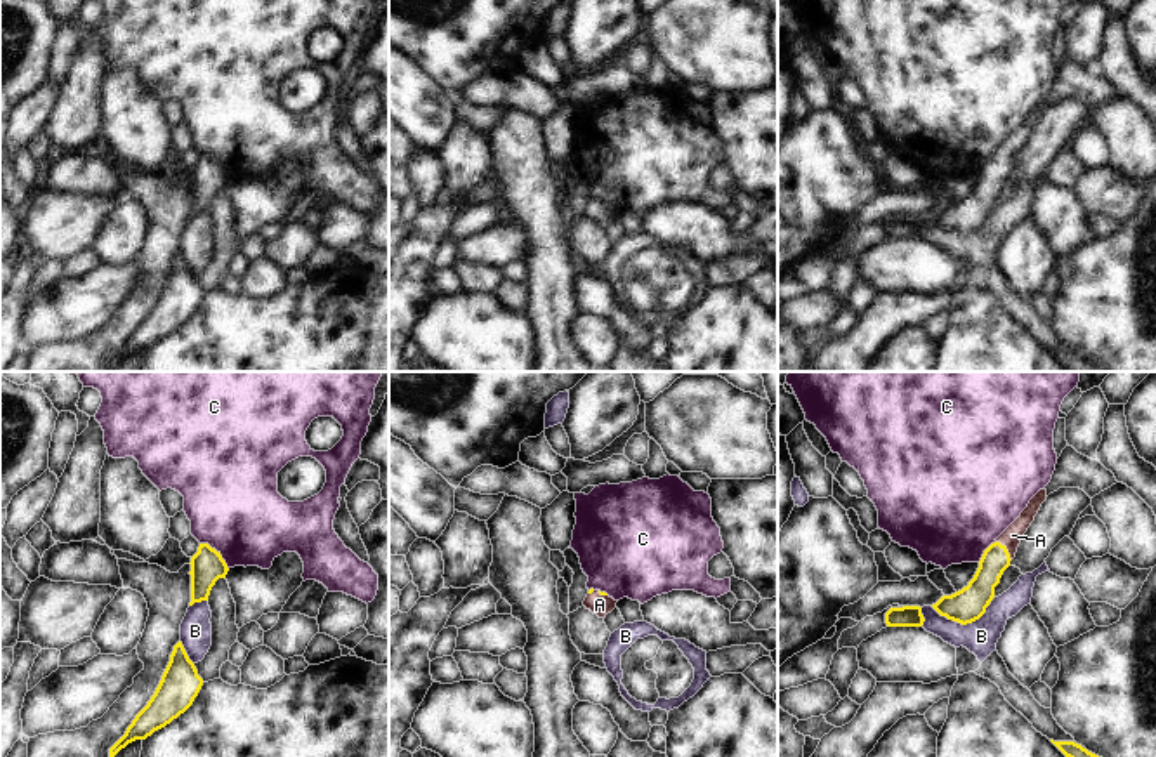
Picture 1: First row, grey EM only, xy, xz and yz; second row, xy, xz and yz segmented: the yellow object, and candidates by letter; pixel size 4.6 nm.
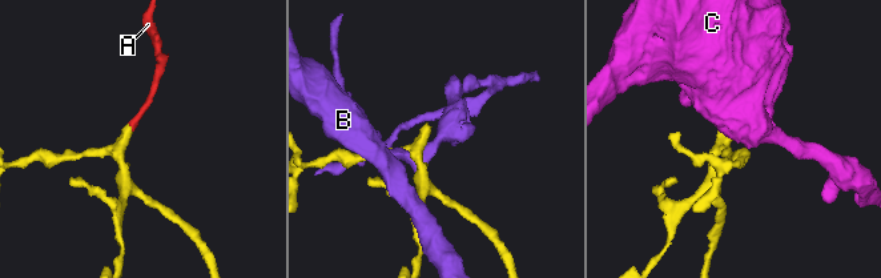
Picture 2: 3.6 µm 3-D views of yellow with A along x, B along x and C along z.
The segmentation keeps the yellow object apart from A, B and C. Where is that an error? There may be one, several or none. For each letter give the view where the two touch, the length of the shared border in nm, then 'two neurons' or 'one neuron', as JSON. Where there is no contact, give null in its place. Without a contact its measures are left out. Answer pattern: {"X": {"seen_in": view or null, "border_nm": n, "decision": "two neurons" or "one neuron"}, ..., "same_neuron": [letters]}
{"A": {"seen_in": "yz", "border_nm": 120, "decision": "one neuron"}, "B": {"seen_in": "yz", "border_nm": 280, "decision": "two neurons"}, "C": {"seen_in": "xy", "border_nm": 180, "decision": "two neurons"}, "same_neuron": ["A"]}

